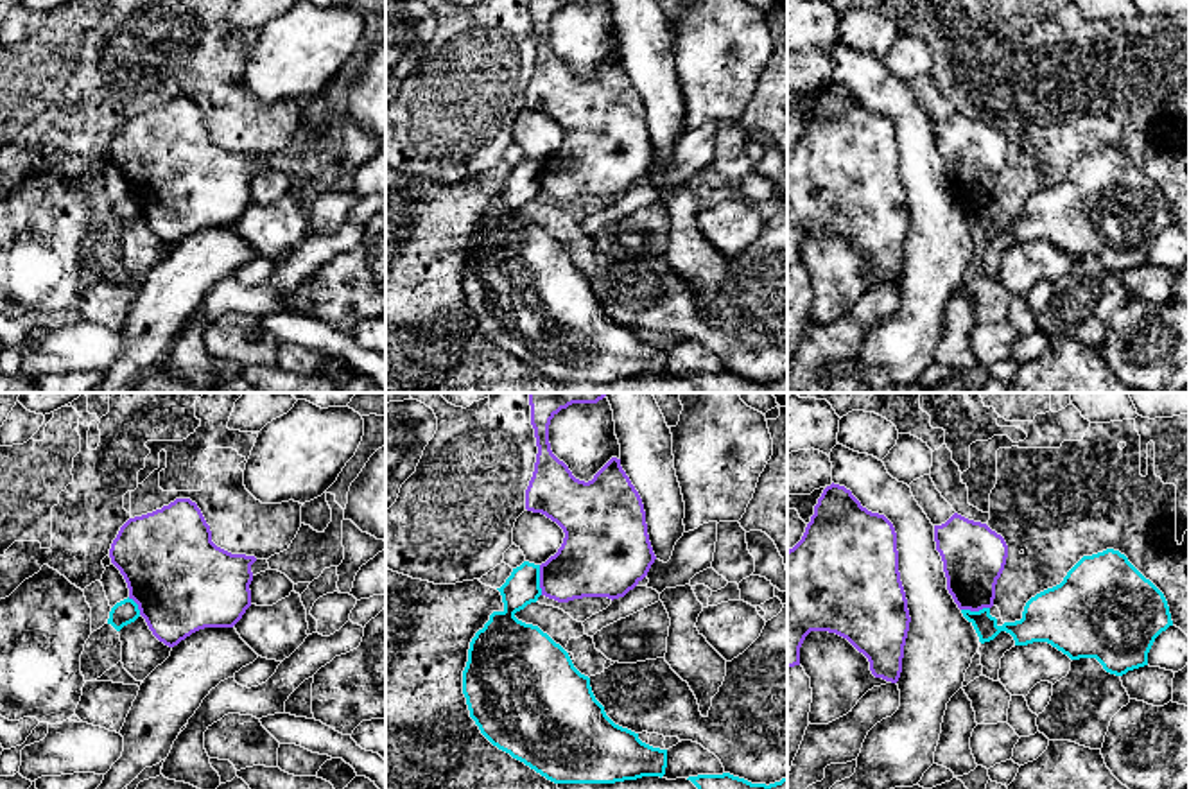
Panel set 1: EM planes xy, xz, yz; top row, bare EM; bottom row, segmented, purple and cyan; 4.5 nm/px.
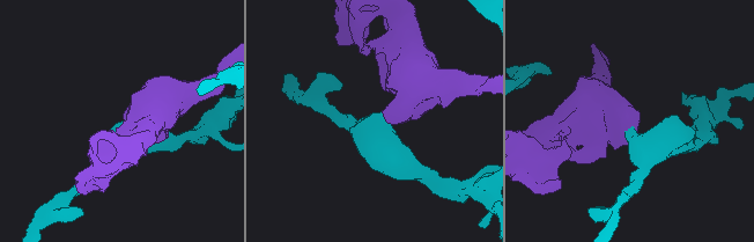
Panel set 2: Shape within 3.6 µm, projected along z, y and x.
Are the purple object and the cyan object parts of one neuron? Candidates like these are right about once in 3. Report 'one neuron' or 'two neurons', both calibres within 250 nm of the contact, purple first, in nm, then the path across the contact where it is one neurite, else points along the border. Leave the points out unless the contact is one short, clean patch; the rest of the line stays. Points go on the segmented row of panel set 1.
two neurons | 320/160 nm | along xz (538, 565), (542, 594)

